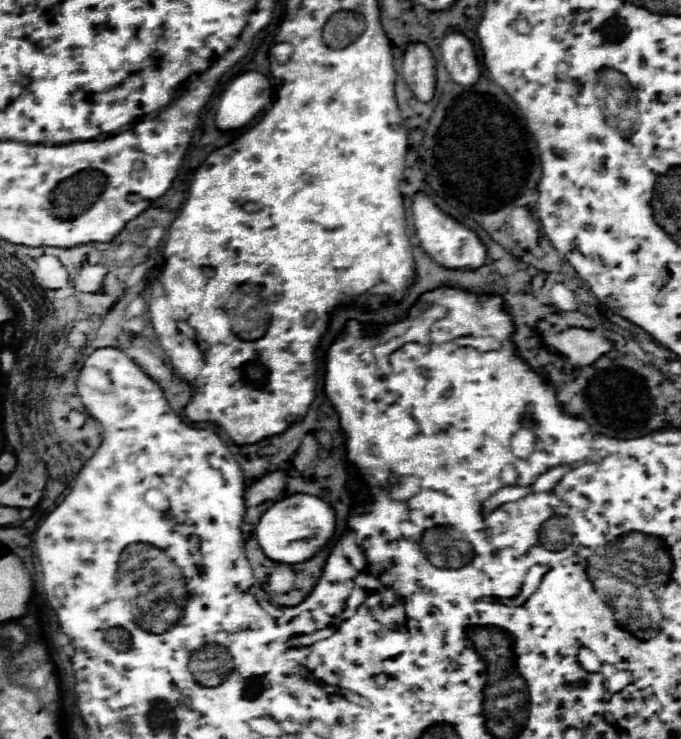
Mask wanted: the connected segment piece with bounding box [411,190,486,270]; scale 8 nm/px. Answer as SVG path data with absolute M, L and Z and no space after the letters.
M418 190L412 196L411 210L420 246L430 258L434 258L436 264L440 264L442 268L450 268L450 270L478 270L480 266L484 266L484 262L486 262L486 246L478 238L478 234L474 230L458 224L446 212L442 212L426 192Z

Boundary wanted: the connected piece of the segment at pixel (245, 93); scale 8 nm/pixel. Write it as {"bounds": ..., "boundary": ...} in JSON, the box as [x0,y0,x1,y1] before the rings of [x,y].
{"bounds":[214,72,272,134],"boundary":[[[246,72],[238,76],[222,94],[214,118],[216,128],[226,134],[248,126],[268,106],[270,96],[272,96],[272,88],[264,74]]]}

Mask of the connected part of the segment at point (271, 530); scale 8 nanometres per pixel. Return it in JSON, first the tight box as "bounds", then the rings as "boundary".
{"bounds":[256,494,336,564],"boundary":[[[292,494],[274,502],[260,518],[256,526],[256,540],[262,552],[280,564],[300,564],[314,558],[332,538],[336,530],[334,508],[312,494]]]}

